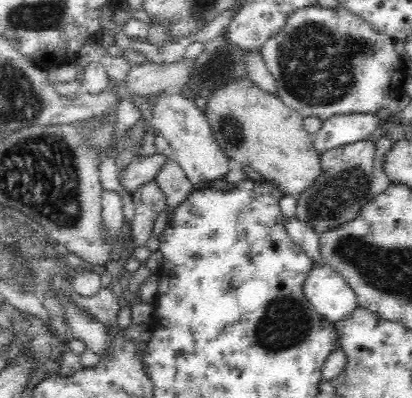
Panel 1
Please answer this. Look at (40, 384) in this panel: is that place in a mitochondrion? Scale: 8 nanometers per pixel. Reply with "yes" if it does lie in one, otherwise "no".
no

